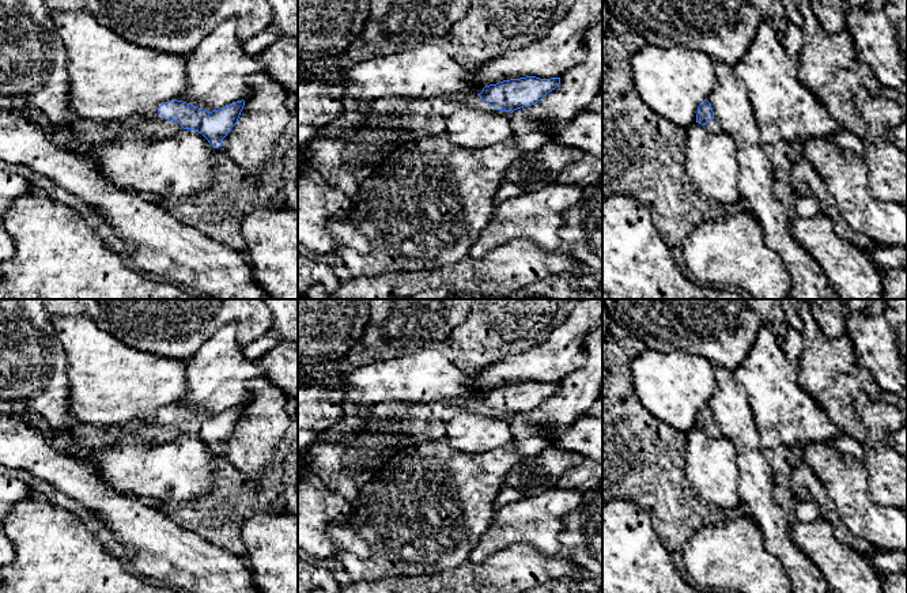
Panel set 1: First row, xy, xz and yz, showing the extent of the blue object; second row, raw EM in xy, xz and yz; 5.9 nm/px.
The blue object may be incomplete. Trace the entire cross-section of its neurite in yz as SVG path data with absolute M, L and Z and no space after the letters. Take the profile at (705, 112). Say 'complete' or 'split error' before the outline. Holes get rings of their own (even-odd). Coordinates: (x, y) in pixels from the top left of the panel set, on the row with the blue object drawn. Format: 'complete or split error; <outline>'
split error; M707 99L702 101L698 106L696 122L702 124L711 135L722 132L721 125L714 118L711 103Z

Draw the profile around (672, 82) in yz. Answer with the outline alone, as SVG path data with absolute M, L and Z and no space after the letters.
M646 44L632 54L630 67L640 99L653 112L683 128L696 122L698 106L708 98L717 84L715 58L681 46L660 48Z

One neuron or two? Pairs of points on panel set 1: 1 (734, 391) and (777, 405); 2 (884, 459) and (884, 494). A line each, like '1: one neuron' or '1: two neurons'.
1: two neurons
2: one neuron

